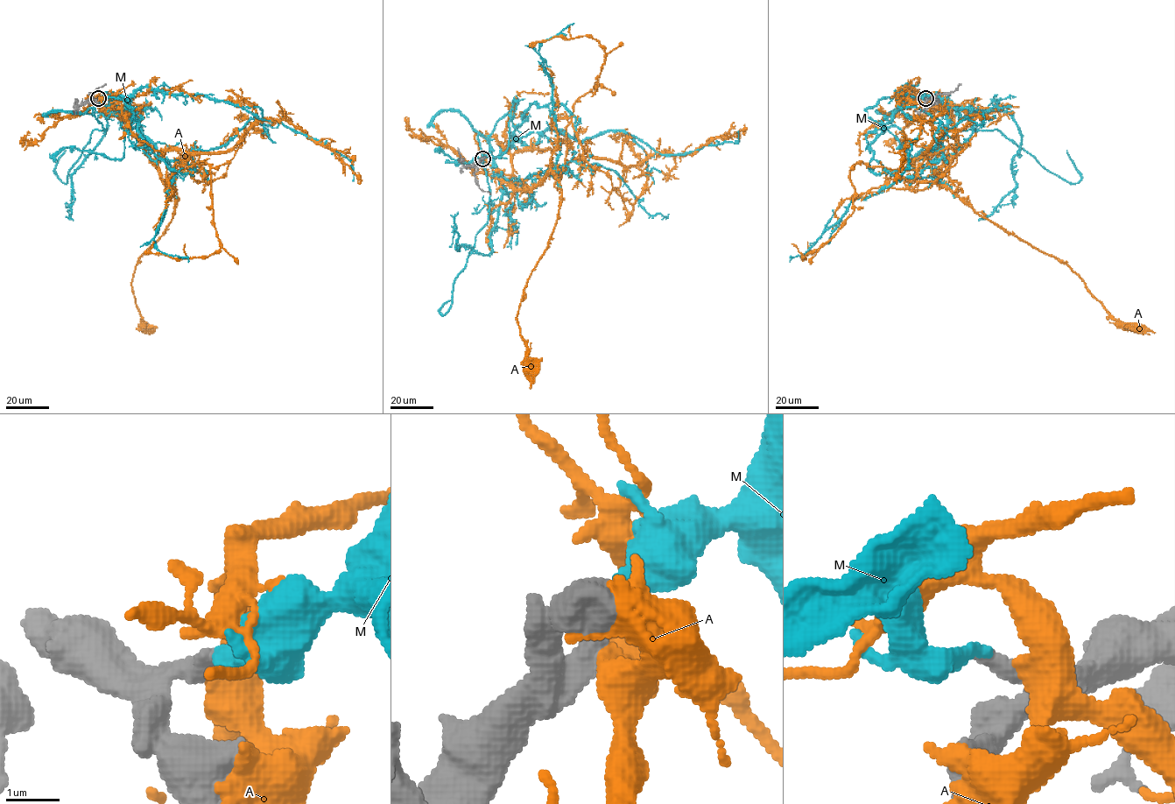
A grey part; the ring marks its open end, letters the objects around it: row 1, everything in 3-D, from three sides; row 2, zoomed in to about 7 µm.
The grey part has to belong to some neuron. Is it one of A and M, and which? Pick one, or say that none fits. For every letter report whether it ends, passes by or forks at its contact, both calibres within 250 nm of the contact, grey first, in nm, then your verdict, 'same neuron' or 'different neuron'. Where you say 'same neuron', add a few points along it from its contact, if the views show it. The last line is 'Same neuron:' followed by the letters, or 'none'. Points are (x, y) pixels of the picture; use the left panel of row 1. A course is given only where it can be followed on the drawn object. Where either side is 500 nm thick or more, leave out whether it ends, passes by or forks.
A: 500 nm thick on the grey side, 650 nm on the other; different neuron
M: it ends there; 380 nm thick on the grey side, 340 nm on the other; same neuron; it runs (97, 98), (123, 99), (137, 128), (170, 165), (174, 177), (153, 241), (158, 250), (188, 262)
Same neuron: M

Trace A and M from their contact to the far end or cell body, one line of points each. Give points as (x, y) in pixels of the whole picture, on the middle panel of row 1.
A: (482, 160), (484, 172), (510, 186), (531, 188), (550, 172), (561, 190), (553, 231), (516, 318), (530, 370)
M: (482, 159), (488, 156), (511, 182), (557, 168), (559, 138), (551, 81), (538, 50), (544, 40), (573, 23)

